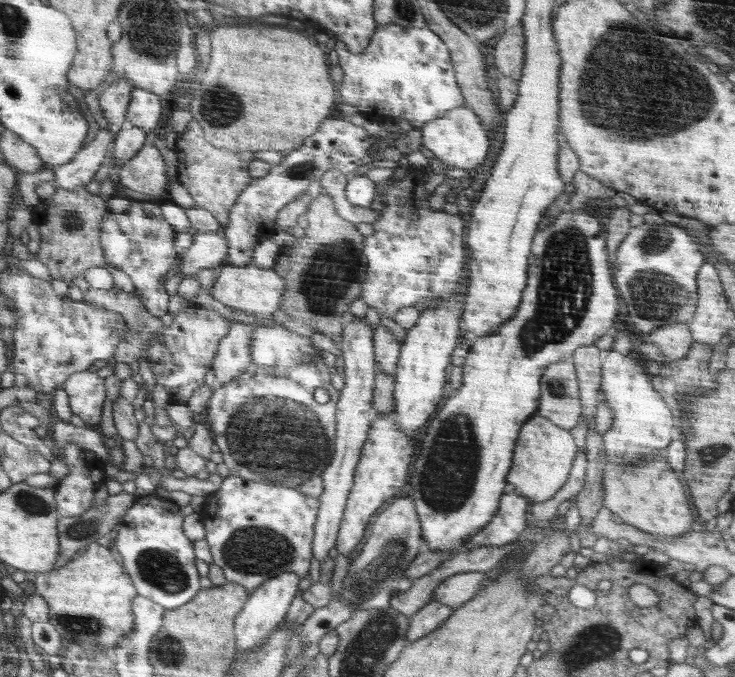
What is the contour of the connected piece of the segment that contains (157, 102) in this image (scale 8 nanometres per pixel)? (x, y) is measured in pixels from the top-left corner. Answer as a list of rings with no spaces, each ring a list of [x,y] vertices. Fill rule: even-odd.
[[[136,87],[127,116],[127,126],[142,127],[148,131],[154,131],[154,128],[162,120],[162,112],[164,112],[162,99],[163,96],[155,92]]]

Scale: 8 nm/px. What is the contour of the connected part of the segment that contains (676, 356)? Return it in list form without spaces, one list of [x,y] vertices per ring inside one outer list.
[[[667,324],[645,335],[668,361],[683,359],[694,344],[687,324]]]

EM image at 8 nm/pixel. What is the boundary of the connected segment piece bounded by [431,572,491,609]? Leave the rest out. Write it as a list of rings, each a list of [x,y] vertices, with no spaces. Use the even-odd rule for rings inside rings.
[[[461,572],[449,576],[433,590],[431,600],[453,609],[460,608],[478,593],[481,582],[490,577],[488,572]]]

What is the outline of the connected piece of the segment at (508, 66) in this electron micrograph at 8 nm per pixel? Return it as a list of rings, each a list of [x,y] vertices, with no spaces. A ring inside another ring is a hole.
[[[523,24],[508,28],[495,48],[495,65],[502,76],[519,81],[526,59],[526,36]]]

